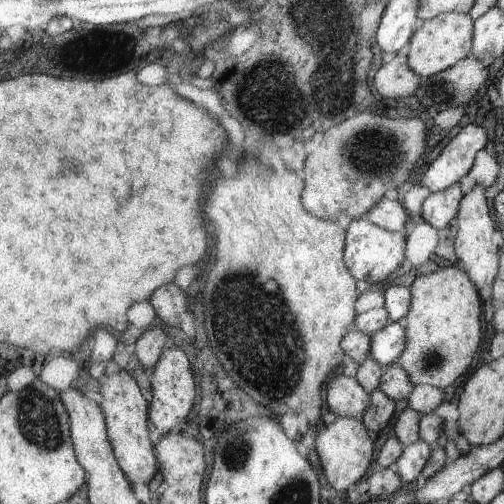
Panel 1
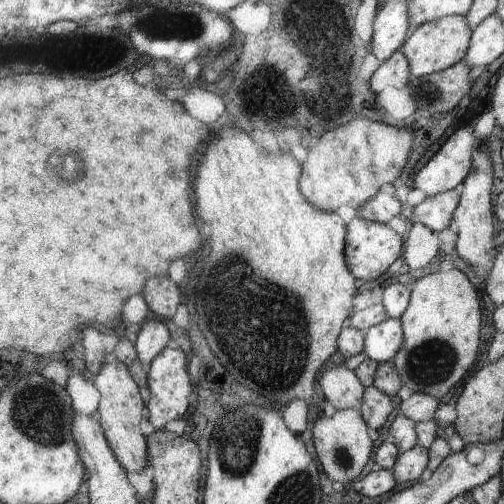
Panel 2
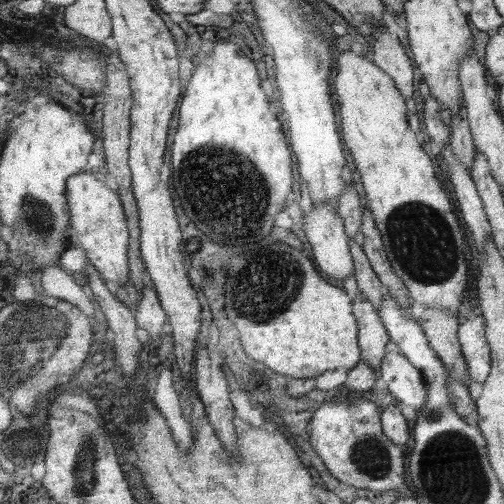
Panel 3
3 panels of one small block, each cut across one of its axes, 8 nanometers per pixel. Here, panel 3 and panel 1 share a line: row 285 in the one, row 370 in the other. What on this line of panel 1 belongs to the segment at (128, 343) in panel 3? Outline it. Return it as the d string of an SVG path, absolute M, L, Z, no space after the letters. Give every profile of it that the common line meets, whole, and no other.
M99 328L97 334L91 336L91 368L89 368L89 374L93 380L105 380L105 370L107 370L107 364L111 358L115 358L115 352L117 352L117 346L119 346L119 340Z

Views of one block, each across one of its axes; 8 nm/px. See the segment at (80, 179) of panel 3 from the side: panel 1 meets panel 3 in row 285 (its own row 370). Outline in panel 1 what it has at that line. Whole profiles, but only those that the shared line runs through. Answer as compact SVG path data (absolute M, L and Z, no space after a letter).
M119 370L117 374L107 376L105 380L99 382L99 392L103 396L101 402L101 412L105 414L105 422L107 422L107 430L109 430L109 440L113 444L117 462L121 464L121 468L125 468L125 474L129 476L129 482L143 482L149 486L149 482L153 480L155 474L159 474L159 464L155 458L155 448L149 436L149 428L147 422L149 414L151 414L151 404L147 402L147 398L141 392L141 384L137 384L137 380L127 372L127 370Z

